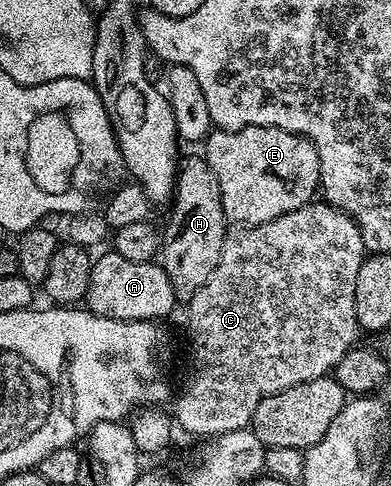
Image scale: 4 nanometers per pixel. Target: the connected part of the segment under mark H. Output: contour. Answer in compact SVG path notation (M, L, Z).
M202 155L184 157L180 161L169 208L171 214L165 230L163 228L159 262L171 280L178 303L187 304L218 266L227 233L219 180Z

